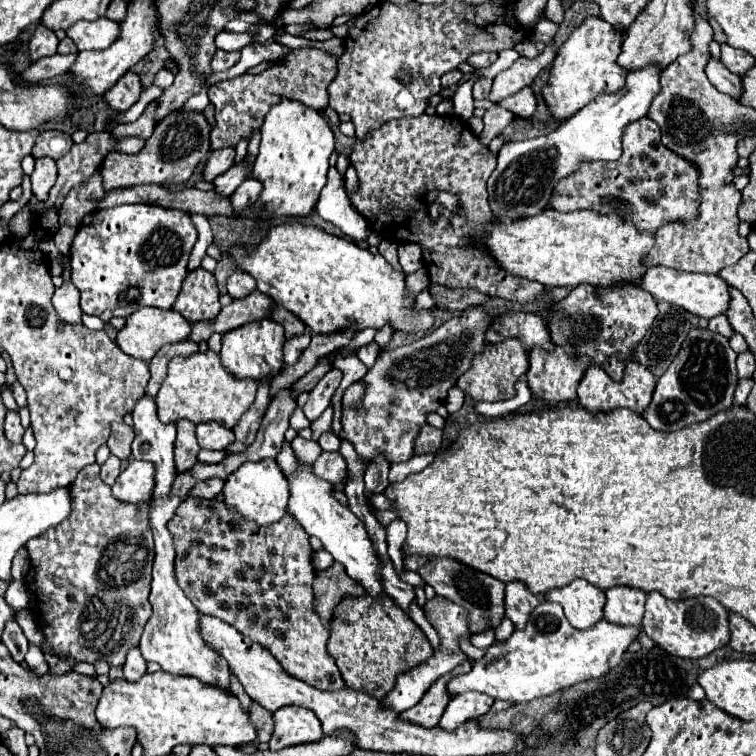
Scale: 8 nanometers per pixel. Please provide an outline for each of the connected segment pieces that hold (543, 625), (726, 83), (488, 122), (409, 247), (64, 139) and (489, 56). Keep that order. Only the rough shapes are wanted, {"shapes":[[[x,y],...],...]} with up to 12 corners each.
{"shapes":[[[542,600],[492,644],[456,696],[512,704],[618,666],[642,628],[604,618],[576,630]],[[710,58],[706,76],[718,92],[742,96],[742,80]],[[488,108],[480,142],[488,146],[512,120],[508,110]],[[400,244],[398,260],[406,274],[422,268],[420,248]],[[60,130],[36,136],[34,158],[62,158],[72,138]],[[478,52],[468,64],[474,68],[488,68],[498,54]]]}

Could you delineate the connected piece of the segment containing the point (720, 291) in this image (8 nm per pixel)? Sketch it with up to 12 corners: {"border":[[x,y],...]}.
{"border":[[652,266],[640,284],[656,300],[700,318],[726,314],[716,274]]}

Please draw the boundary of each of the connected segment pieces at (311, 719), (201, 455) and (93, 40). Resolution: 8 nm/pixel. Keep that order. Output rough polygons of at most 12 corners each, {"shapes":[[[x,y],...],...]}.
{"shapes":[[[298,706],[274,712],[272,752],[314,744],[324,736],[314,712]],[[198,452],[198,462],[202,464],[220,464],[224,452]],[[106,18],[66,30],[78,50],[104,50],[118,38]]]}

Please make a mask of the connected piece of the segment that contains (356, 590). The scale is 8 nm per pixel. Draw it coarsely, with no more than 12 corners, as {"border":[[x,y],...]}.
{"border":[[342,564],[316,572],[314,610],[330,622],[346,596],[362,596],[362,586]]}

